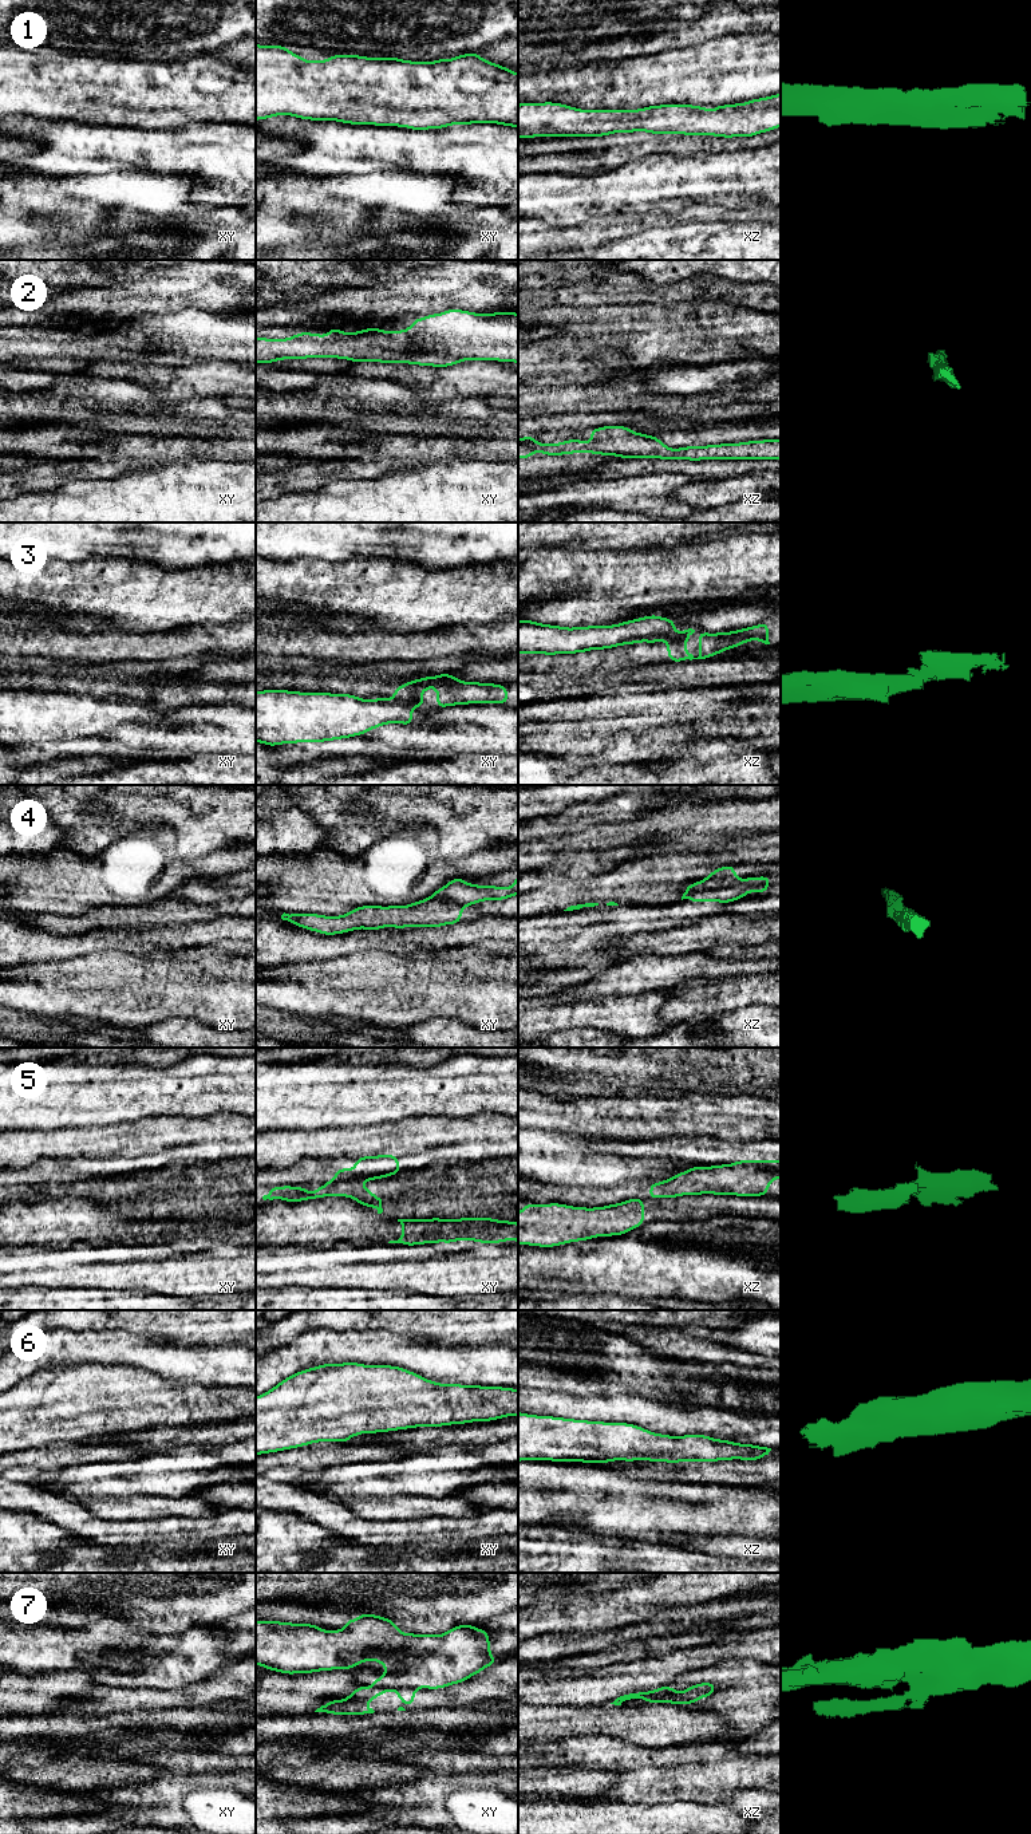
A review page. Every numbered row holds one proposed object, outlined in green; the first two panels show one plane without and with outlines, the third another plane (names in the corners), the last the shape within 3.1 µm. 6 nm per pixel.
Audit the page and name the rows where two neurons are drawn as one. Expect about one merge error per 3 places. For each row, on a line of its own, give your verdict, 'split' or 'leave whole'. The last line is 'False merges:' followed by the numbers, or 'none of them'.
1: leave whole
2: leave whole
3: split
4: leave whole
5: split
6: leave whole
7: split
False merges: 3, 5, 7

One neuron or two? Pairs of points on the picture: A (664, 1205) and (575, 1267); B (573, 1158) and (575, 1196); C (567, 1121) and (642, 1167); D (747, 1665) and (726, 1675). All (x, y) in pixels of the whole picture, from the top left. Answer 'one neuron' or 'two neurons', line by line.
A: two neurons
B: two neurons
C: two neurons
D: one neuron

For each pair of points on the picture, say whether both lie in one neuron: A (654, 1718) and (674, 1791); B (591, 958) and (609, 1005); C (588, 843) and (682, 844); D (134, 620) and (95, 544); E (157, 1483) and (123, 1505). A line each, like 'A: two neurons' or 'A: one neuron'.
A: two neurons
B: two neurons
C: one neuron
D: two neurons
E: two neurons

